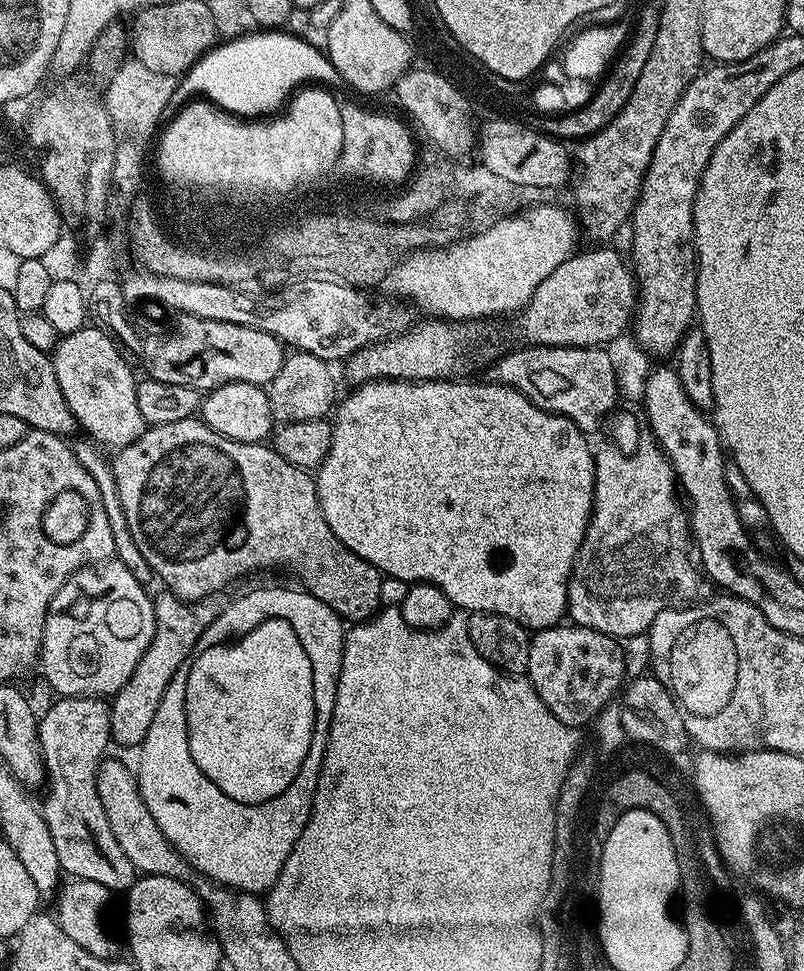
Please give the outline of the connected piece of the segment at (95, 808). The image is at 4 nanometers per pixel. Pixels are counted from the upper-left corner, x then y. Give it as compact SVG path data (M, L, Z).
M65 696L56 698L48 708L48 713L41 715L38 720L38 739L40 756L44 759L46 773L46 789L42 811L46 818L46 826L50 826L50 835L54 838L54 846L58 850L60 868L65 875L75 879L96 881L109 890L127 890L132 887L136 871L129 858L122 851L122 846L115 841L106 819L106 809L102 806L102 798L98 798L98 782L96 771L100 768L101 760L105 759L107 748L110 748L112 731L108 717L109 705L101 697Z

